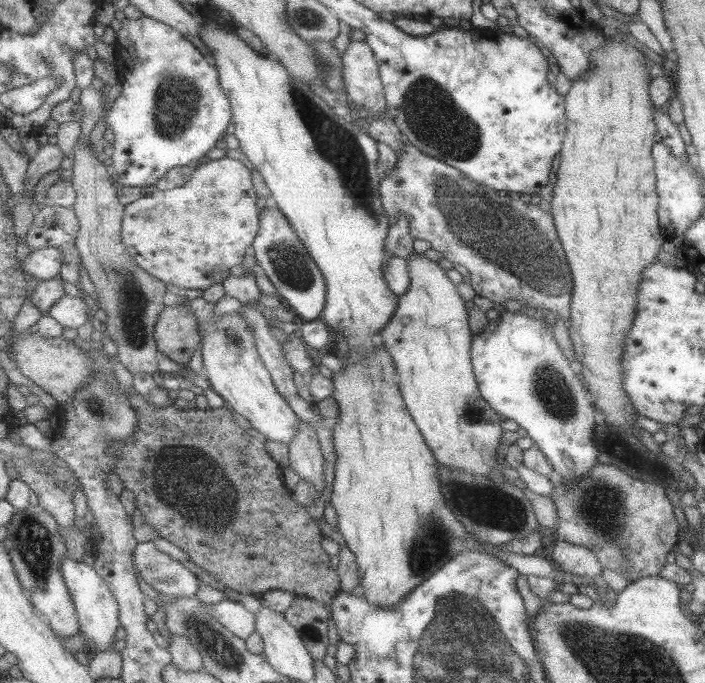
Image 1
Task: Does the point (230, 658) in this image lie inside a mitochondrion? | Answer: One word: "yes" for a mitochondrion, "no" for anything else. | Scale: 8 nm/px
yes

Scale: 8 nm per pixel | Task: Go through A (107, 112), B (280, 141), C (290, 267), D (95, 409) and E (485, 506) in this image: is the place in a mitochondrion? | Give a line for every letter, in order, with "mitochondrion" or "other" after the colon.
A: other
B: other
C: mitochondrion
D: mitochondrion
E: mitochondrion

